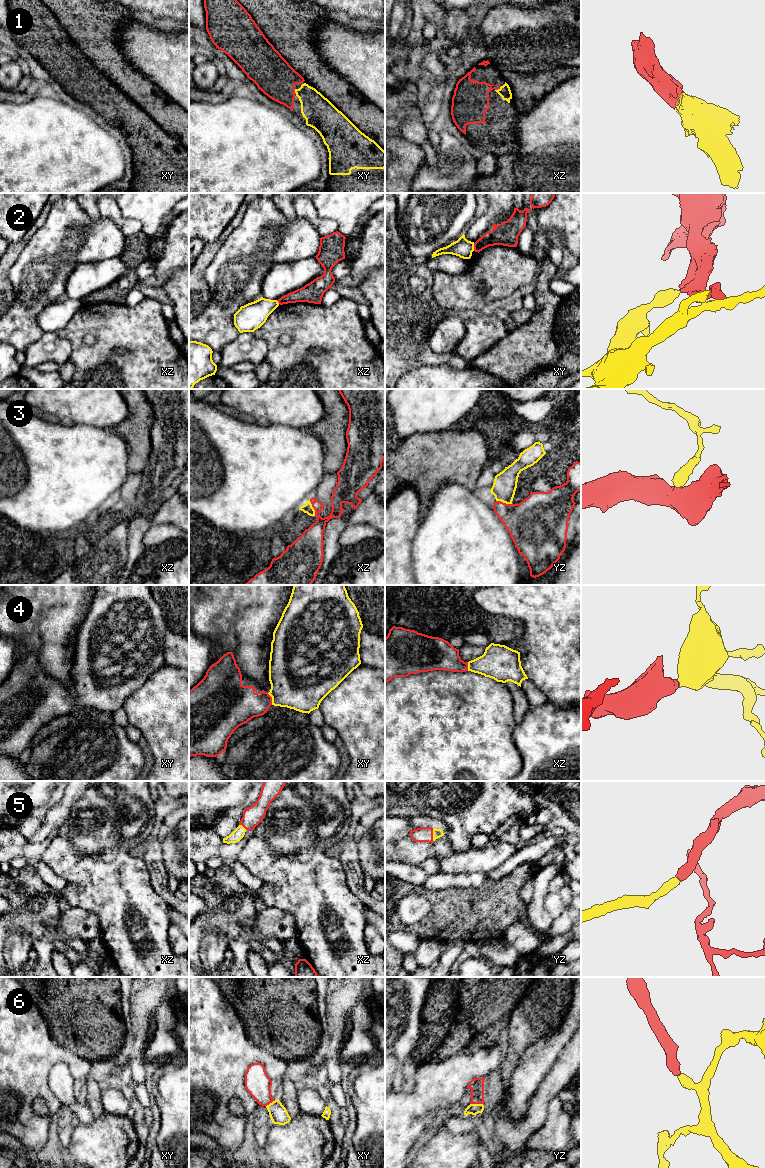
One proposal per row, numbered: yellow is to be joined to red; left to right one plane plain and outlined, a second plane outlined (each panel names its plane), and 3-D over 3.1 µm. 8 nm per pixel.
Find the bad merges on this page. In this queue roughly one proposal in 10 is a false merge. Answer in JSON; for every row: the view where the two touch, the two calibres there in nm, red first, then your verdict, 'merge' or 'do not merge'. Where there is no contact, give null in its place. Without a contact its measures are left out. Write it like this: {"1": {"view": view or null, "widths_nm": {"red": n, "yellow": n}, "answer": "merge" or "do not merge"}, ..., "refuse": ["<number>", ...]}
{"1": {"view": "xz", "widths_nm": {"red": 300, "yellow": 90}, "answer": "merge"}, "2": {"view": "xy", "widths_nm": {"red": 170, "yellow": 150}, "answer": "do not merge"}, "3": {"view": "xz", "widths_nm": {"red": 180, "yellow": 80}, "answer": "merge"}, "4": {"view": "xy", "widths_nm": {"red": 280, "yellow": 440}, "answer": "merge"}, "5": {"view": "yz", "widths_nm": {"red": 130, "yellow": 80}, "answer": "merge"}, "6": {"view": "yz", "widths_nm": {"red": 120, "yellow": 90}, "answer": "merge"}, "refuse": ["2"]}

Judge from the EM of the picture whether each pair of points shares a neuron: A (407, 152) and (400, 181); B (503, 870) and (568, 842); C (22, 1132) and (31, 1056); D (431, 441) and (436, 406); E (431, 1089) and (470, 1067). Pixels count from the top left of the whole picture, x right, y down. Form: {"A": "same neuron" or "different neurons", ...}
{"A": "same neuron", "B": "same neuron", "C": "same neuron", "D": "different neurons", "E": "same neuron"}

